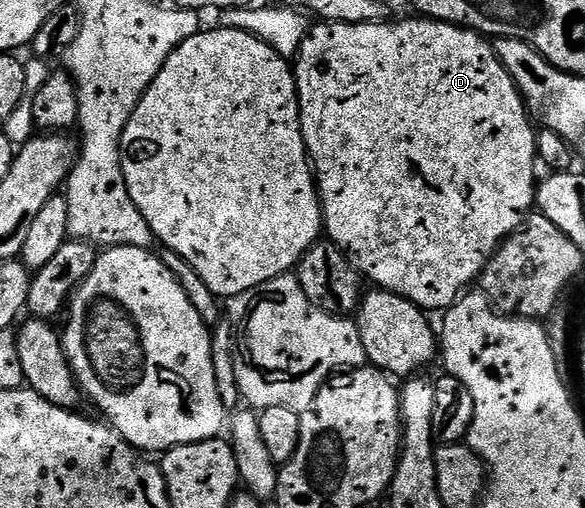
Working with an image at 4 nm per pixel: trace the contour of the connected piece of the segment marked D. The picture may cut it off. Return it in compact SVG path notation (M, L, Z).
M426 16L414 17L408 22L388 20L341 24L320 21L315 24L319 26L312 25L299 49L299 57L293 62L295 90L299 93L299 119L303 125L307 156L311 160L319 200L323 204L326 237L351 259L364 279L372 278L376 287L407 298L414 306L422 306L424 311L443 312L459 301L475 277L476 281L486 271L495 251L526 223L532 213L537 202L537 130L531 127L528 103L523 101L519 87L495 55L494 45L484 35L463 24L436 22Z

